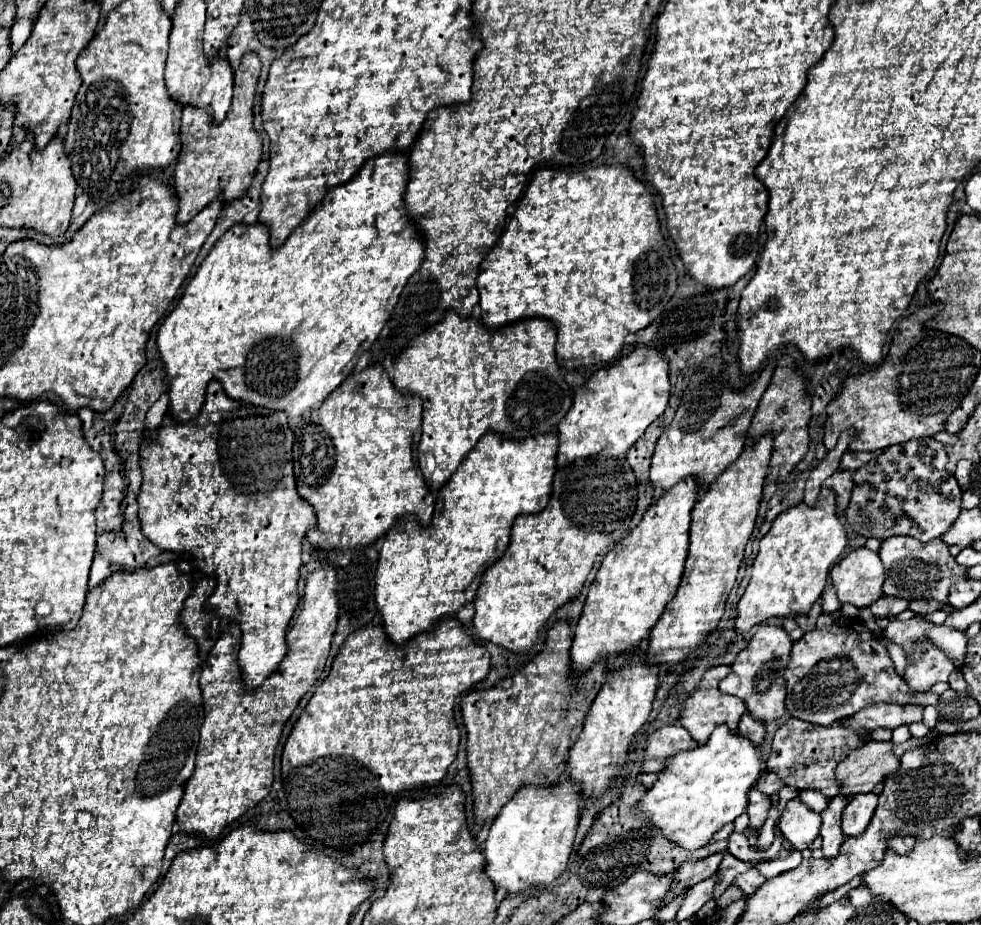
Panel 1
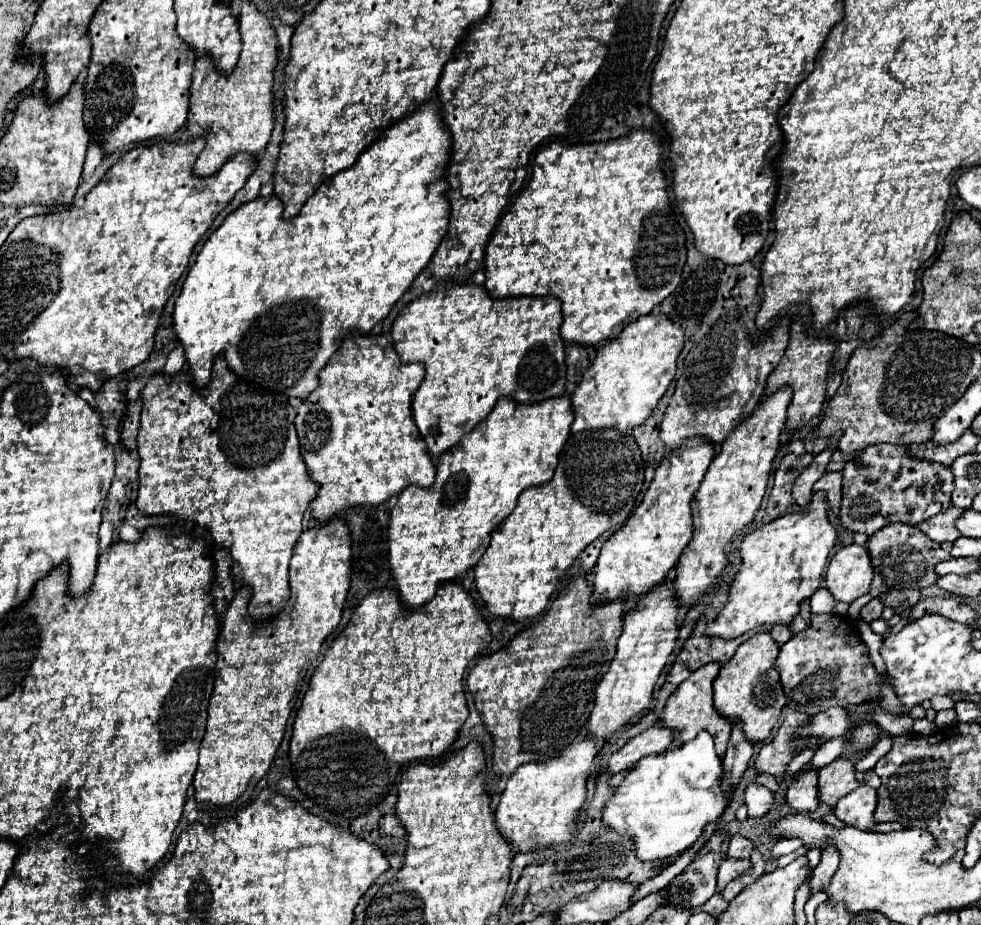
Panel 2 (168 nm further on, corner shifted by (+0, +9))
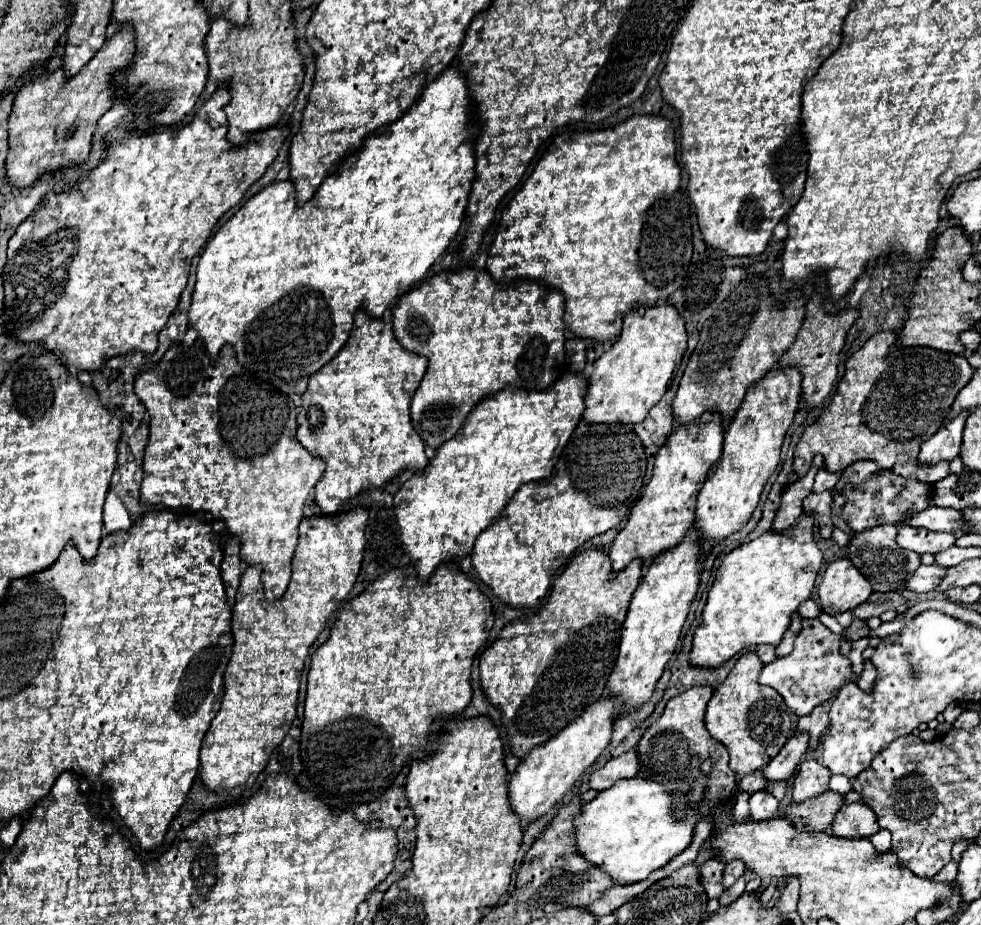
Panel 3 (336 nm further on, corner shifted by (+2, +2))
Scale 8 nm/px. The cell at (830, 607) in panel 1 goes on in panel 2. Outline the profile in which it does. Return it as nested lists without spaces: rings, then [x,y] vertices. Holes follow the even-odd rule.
[[[826,587],[818,589],[818,591],[810,597],[810,611],[812,611],[812,613],[832,613],[834,605],[836,605],[836,601],[830,597],[830,593],[828,593]]]

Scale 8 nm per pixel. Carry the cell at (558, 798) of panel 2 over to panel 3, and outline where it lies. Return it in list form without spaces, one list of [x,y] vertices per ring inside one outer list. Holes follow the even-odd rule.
[[[610,698],[598,700],[594,708],[586,710],[566,732],[560,732],[550,740],[550,744],[542,744],[542,748],[534,748],[530,756],[526,756],[516,772],[508,780],[508,800],[512,812],[520,818],[526,828],[546,812],[550,812],[576,784],[576,780],[594,764],[594,760],[604,752],[612,738],[612,720],[614,720],[614,702]]]

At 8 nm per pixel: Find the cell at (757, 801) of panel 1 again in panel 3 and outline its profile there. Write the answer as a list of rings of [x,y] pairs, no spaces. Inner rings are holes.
[[[764,790],[754,792],[750,796],[750,816],[754,820],[768,820],[778,812],[778,808],[780,808],[780,802]]]

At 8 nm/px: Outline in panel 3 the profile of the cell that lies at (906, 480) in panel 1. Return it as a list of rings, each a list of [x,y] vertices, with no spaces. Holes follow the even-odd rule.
[[[858,460],[842,472],[842,478],[832,488],[834,492],[834,512],[832,522],[836,528],[848,536],[862,534],[880,524],[904,524],[906,516],[922,512],[930,506],[930,484],[896,476],[892,470],[880,468],[878,462]]]

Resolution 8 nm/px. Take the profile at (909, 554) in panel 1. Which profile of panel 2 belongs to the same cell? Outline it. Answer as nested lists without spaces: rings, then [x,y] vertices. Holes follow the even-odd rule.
[[[892,523],[884,529],[876,531],[866,541],[866,551],[872,559],[874,567],[874,581],[870,589],[870,597],[878,597],[880,593],[888,593],[894,589],[924,589],[938,581],[938,575],[934,573],[936,563],[950,559],[950,555],[936,543],[924,537],[922,531],[916,527],[908,527],[904,523]]]

